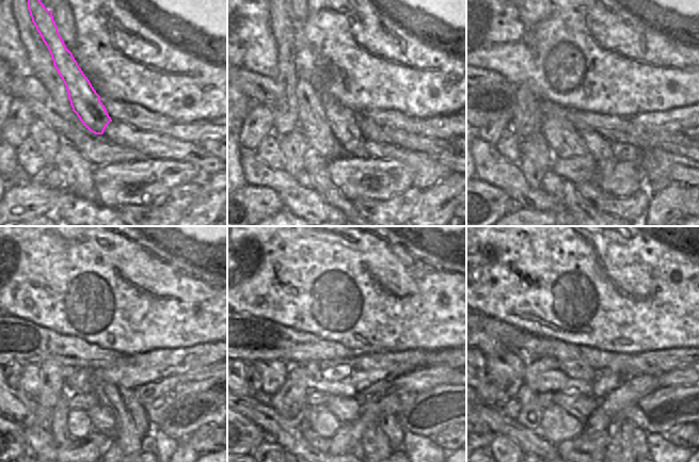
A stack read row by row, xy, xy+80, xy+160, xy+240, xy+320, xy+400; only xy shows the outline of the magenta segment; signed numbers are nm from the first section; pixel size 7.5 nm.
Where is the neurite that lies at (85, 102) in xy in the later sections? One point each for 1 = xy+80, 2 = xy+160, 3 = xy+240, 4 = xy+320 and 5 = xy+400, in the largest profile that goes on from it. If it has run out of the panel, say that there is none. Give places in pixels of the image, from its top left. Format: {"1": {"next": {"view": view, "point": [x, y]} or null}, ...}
{"1": {"next": {"view": "xy+80", "point": [342, 120]}}, "2": {"next": {"view": "xy+160", "point": [600, 148]}}, "3": {"next": {"view": "xy+240", "point": [143, 426]}}, "4": {"next": {"view": "xy+320", "point": [388, 424]}}, "5": {"next": {"view": "xy+400", "point": [636, 437]}}}

